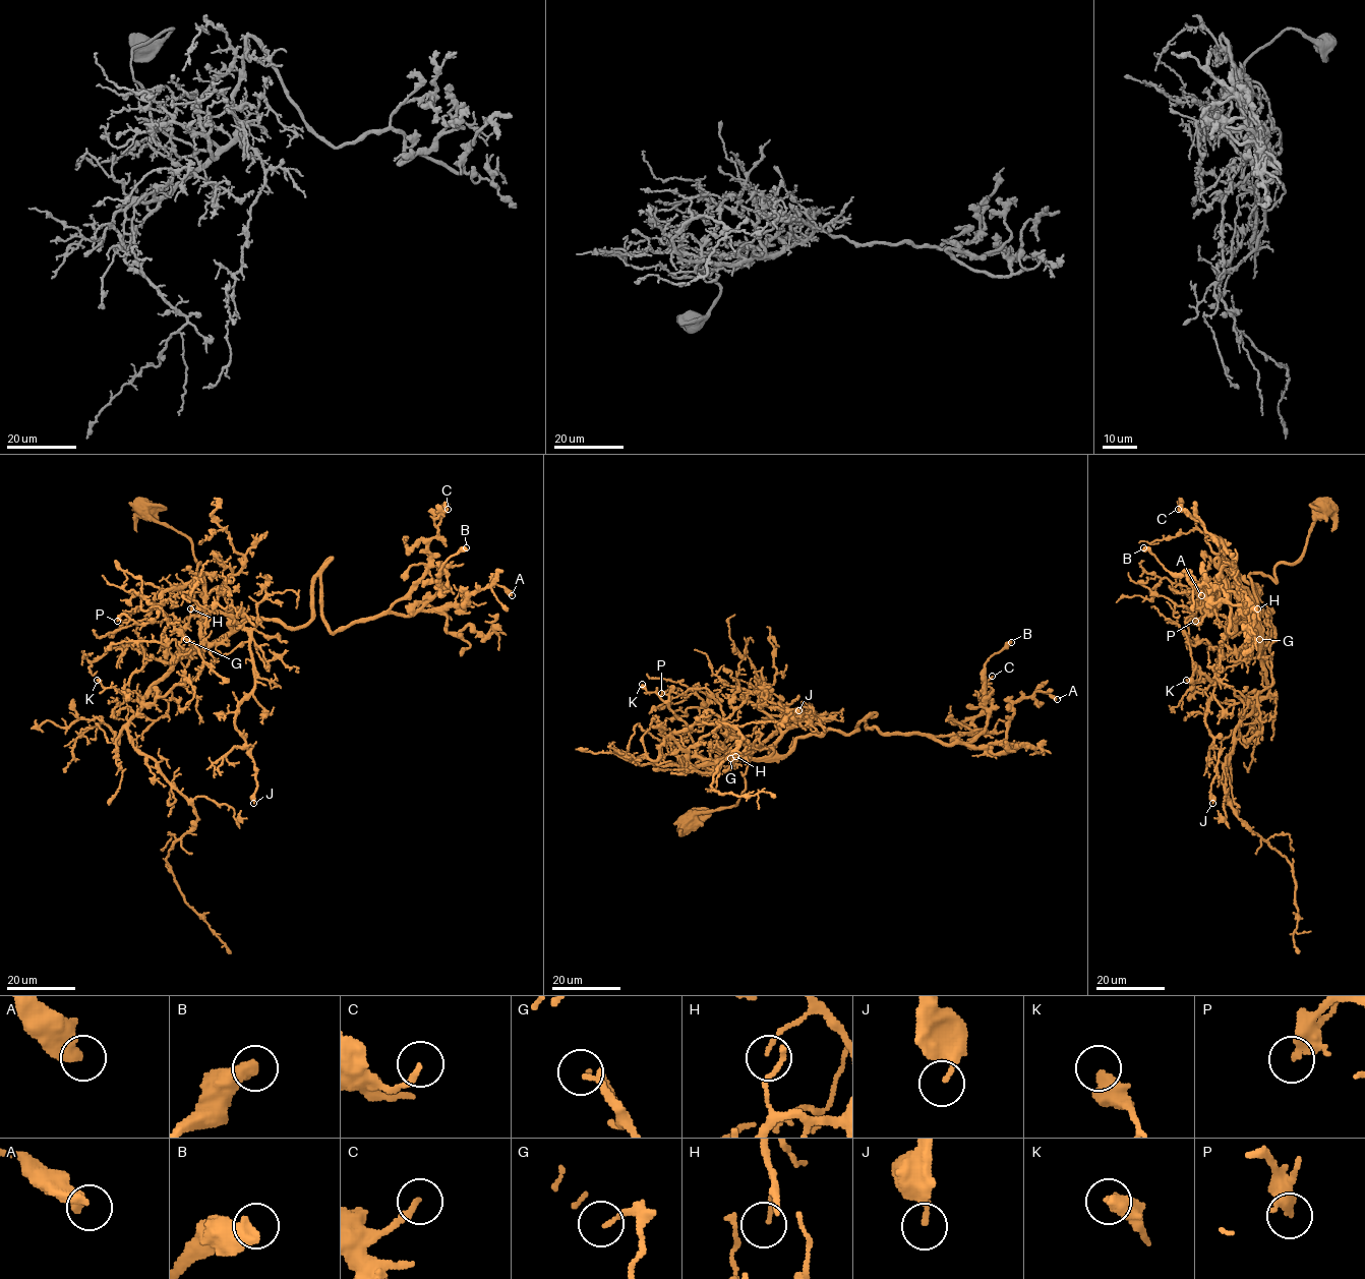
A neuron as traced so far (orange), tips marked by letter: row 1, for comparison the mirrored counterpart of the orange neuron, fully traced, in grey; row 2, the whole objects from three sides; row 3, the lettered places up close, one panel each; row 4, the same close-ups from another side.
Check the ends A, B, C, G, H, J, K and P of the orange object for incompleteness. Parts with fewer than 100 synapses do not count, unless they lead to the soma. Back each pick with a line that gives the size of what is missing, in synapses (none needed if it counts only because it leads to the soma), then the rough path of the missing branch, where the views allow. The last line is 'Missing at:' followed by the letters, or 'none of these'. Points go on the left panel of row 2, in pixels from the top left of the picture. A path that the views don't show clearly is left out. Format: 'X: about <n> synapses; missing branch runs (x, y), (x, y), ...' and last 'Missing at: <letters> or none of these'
Missing at: none of these

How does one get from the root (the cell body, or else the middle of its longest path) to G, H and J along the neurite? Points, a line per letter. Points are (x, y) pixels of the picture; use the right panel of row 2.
G: (1321, 508), (1305, 553), (1279, 563), (1276, 581), (1249, 575), (1262, 628), (1260, 650), (1259, 639)
H: (1321, 508), (1305, 553), (1279, 563), (1276, 581), (1249, 575), (1260, 644), (1257, 608)
J: (1321, 508), (1276, 581), (1249, 575), (1262, 630), (1235, 624), (1222, 643), (1212, 803)

